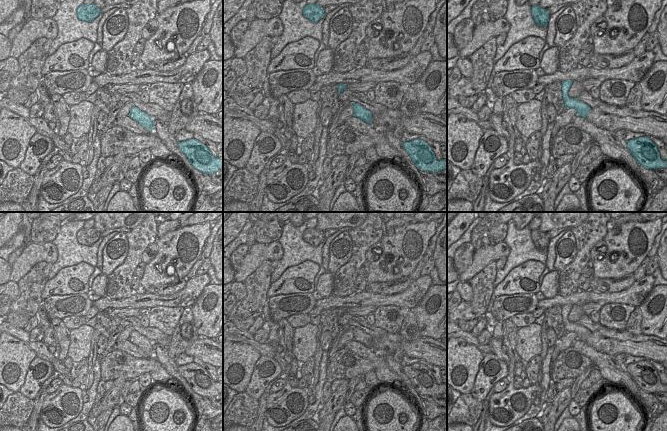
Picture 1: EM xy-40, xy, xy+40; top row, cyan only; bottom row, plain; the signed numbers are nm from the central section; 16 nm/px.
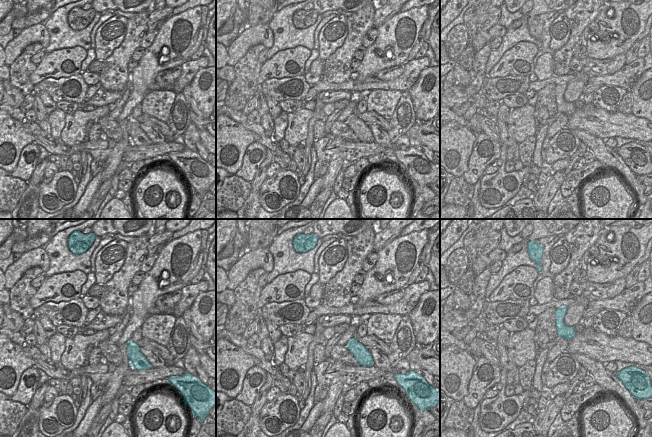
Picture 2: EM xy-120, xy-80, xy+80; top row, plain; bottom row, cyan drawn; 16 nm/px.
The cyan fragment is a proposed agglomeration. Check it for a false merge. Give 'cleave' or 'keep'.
cleave

